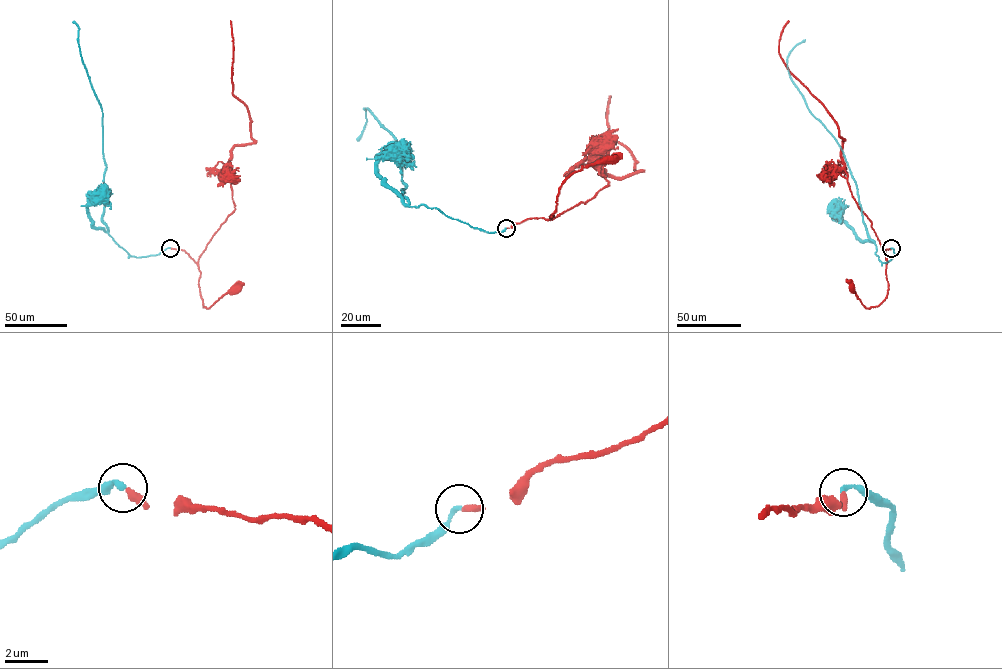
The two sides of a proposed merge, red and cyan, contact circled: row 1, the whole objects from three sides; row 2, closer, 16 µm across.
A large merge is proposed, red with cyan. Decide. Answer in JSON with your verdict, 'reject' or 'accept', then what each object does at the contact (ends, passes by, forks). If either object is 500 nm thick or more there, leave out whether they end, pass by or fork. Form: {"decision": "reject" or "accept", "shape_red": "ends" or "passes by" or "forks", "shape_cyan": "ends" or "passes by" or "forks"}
{"decision": "accept", "shape_red": "ends", "shape_cyan": "ends"}

